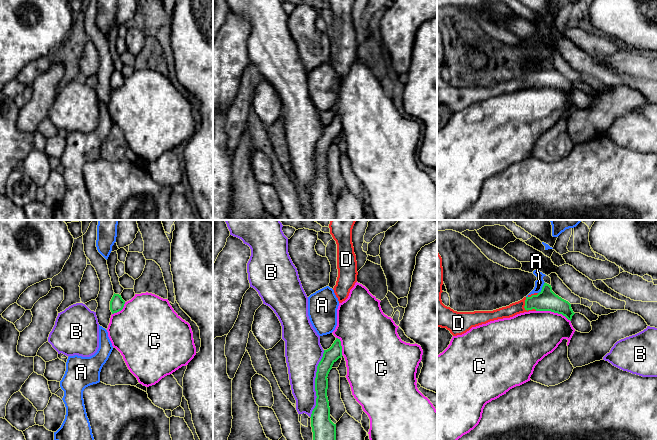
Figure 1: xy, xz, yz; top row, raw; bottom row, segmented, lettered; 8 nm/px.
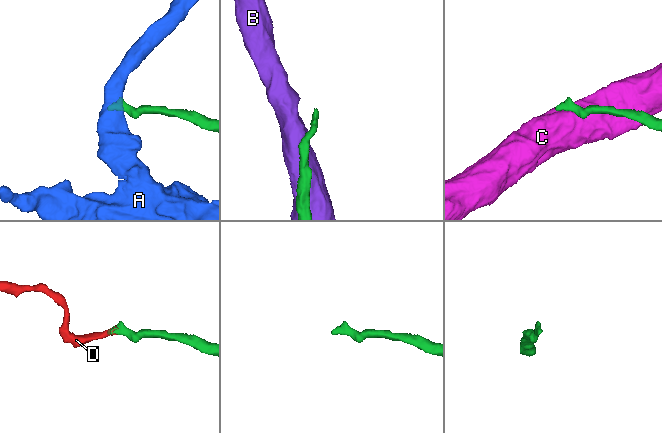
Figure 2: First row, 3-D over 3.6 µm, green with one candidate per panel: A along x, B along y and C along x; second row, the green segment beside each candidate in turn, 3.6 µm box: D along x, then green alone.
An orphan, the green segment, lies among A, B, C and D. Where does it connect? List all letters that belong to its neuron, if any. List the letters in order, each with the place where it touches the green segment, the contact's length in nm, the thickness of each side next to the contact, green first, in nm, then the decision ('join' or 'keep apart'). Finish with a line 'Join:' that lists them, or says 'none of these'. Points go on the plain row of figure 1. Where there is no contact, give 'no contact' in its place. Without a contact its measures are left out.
A: yz (542, 64) | 110 nm | 170/70 nm | keep apart
B: xz (315, 160) | 550 nm | 140/280 nm | keep apart
C: yz (553, 87) | 300 nm | 170/380 nm | keep apart
D: yz (525, 84) | 140 nm | 170/100 nm | join
Join: D

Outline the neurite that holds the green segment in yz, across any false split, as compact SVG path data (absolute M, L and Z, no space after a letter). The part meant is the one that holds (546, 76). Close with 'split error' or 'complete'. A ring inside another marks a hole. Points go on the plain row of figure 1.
M437 28L437 103L446 104L453 112L462 111L472 103L490 97L510 94L529 87L551 87L562 90L571 97L575 90L571 80L556 71L551 61L544 59L539 69L524 73L522 76L493 87L457 88L445 82L441 76L443 61L442 34Z; split error

